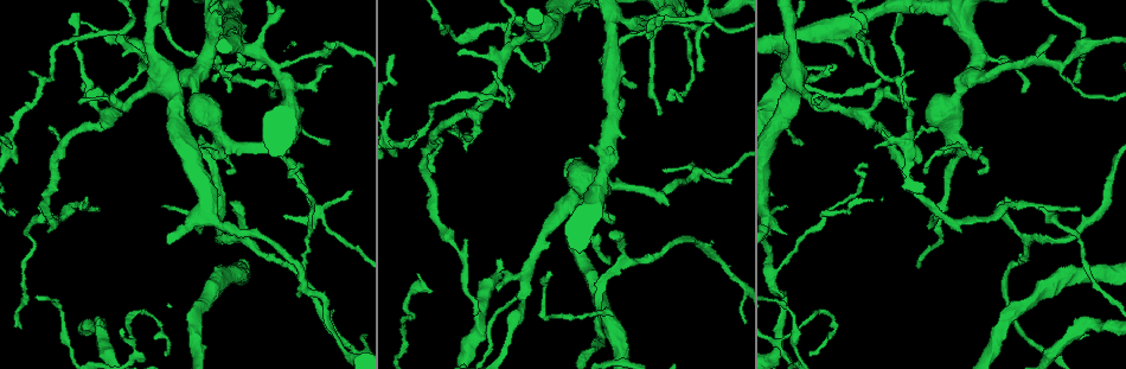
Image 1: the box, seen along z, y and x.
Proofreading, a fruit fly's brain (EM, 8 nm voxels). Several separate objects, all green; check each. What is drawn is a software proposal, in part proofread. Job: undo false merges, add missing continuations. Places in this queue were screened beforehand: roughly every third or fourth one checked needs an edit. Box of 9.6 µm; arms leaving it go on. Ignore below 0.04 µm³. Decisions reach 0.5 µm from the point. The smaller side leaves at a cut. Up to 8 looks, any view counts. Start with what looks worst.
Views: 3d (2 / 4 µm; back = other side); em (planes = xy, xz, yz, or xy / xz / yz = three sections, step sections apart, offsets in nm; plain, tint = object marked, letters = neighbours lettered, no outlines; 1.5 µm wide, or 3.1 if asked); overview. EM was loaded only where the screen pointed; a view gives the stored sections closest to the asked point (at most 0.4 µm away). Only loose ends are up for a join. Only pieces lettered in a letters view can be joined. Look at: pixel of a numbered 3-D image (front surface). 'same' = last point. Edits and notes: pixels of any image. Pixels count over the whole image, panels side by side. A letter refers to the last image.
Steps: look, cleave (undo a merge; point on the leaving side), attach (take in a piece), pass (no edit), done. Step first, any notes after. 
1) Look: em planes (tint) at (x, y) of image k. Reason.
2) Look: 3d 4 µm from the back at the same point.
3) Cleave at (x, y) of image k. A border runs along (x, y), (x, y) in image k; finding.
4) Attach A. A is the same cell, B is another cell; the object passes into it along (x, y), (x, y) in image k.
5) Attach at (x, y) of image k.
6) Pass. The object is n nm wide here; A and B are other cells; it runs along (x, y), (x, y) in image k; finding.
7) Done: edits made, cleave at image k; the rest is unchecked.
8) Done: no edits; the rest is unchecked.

Look: em yz step 8 (letters) at (578, 17) of image 1. An open end.

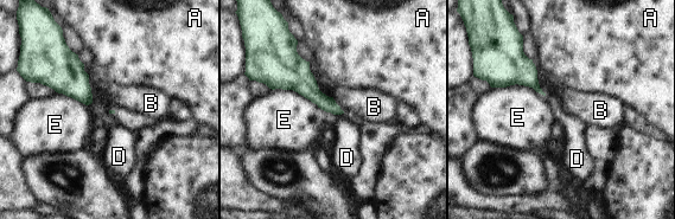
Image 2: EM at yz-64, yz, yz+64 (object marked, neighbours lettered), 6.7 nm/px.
Pass. The longest contact is with E, 420 nm; A, B, D and E are other cells; a border runs along (332, 96), (344, 113) in image 2; none of them fits.

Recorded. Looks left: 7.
Look: em xz step 8 (letters) at (224, 67) of image 1. An open end.

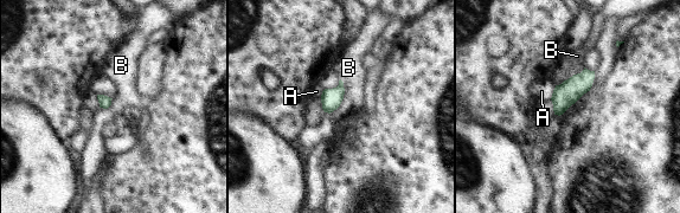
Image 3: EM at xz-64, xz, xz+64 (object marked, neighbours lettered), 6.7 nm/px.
Look: em xy step 8 (letters) at the same point. Cut it another way.

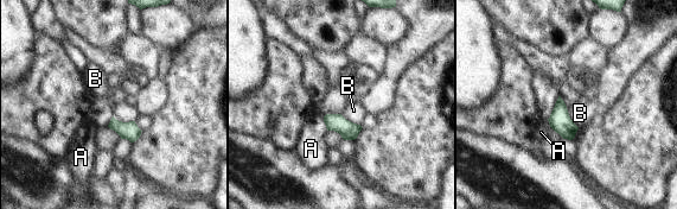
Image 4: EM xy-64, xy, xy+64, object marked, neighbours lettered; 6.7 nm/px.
Pass. A and B are other cells; a border runs along (113, 115), (122, 121), (134, 121) in image 4; no lettered piece goes on from it.

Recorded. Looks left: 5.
Look: em xy step 8 (letters) at (50, 128) of image 1. Branch stops here.

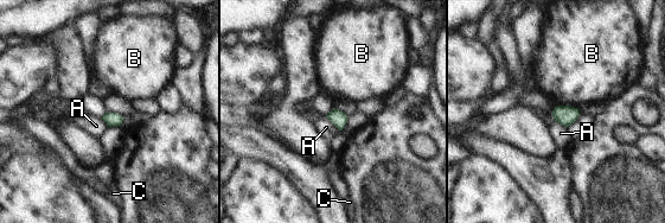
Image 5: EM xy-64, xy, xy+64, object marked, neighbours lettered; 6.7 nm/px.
Pass. A, B and C are other cells; a border runs along (325, 116), (339, 131) in image 5; none of them fits.

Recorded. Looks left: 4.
Look: em planes (letters) at (285, 11) of image 1. An open end.

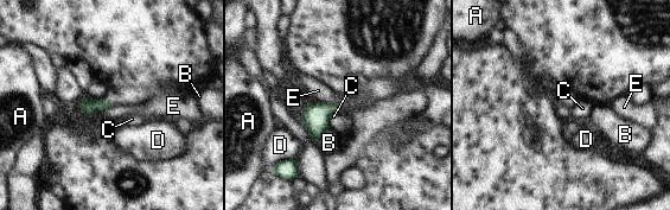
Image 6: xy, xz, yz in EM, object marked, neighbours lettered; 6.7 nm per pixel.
Pass. A, B, C, D and E are other cells; a border runs along (316, 101), (338, 106) in image 6; none of them fits.

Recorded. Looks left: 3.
Done: no edits; the rest is unchecked.

